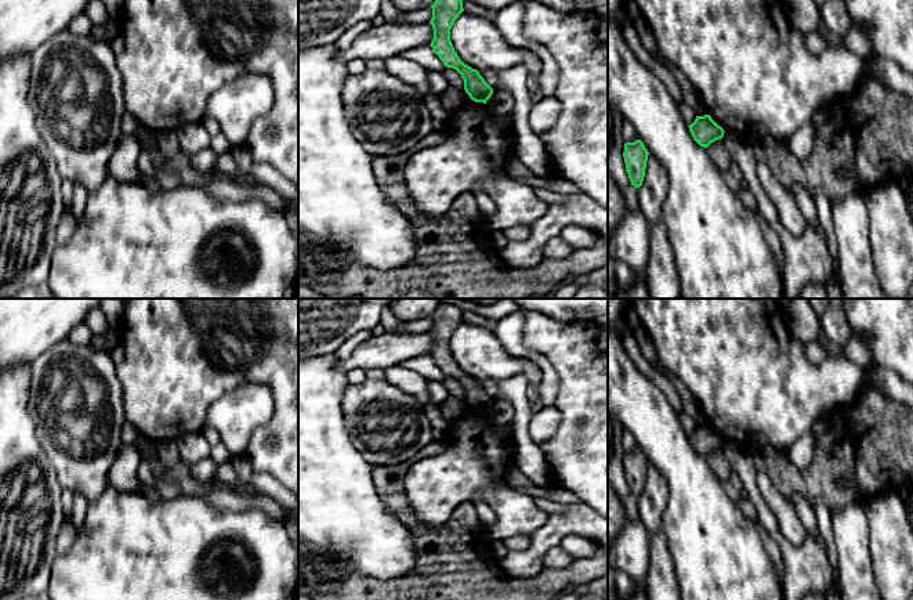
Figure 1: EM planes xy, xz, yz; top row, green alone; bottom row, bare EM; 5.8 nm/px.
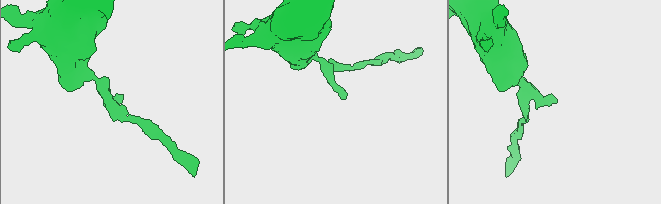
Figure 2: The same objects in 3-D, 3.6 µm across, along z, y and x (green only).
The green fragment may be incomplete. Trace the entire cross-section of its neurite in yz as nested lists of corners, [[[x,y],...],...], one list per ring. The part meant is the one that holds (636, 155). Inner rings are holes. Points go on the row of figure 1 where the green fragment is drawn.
[[[641,140],[624,144],[623,158],[626,163],[626,171],[631,181],[631,185],[635,188],[640,188],[642,185],[648,155],[649,152]]]

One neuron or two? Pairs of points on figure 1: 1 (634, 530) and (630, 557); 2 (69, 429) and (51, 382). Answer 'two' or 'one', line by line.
1: one
2: one

